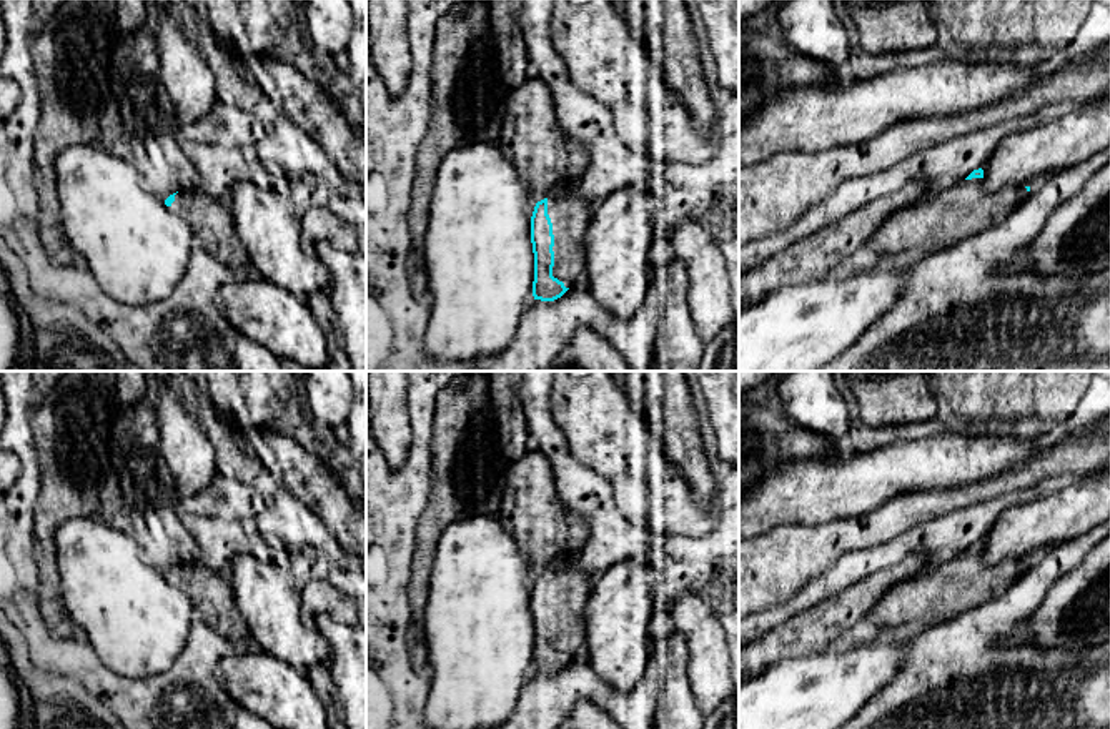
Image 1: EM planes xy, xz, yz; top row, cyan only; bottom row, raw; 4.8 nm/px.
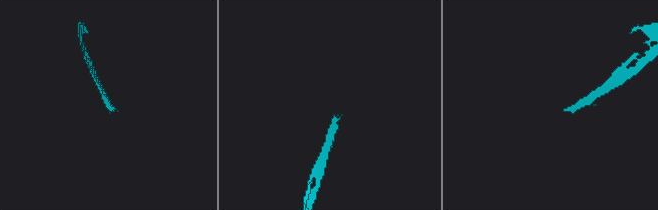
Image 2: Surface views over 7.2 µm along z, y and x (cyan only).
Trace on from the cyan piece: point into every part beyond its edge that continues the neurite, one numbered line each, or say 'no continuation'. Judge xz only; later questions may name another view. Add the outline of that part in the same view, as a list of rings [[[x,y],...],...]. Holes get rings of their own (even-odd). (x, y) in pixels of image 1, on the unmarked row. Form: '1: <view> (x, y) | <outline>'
1: xz (569, 588) | [[[559,554],[548,568],[548,588],[554,608],[553,649],[572,661],[584,647],[584,609],[596,578],[586,576],[577,566],[577,556]]]

